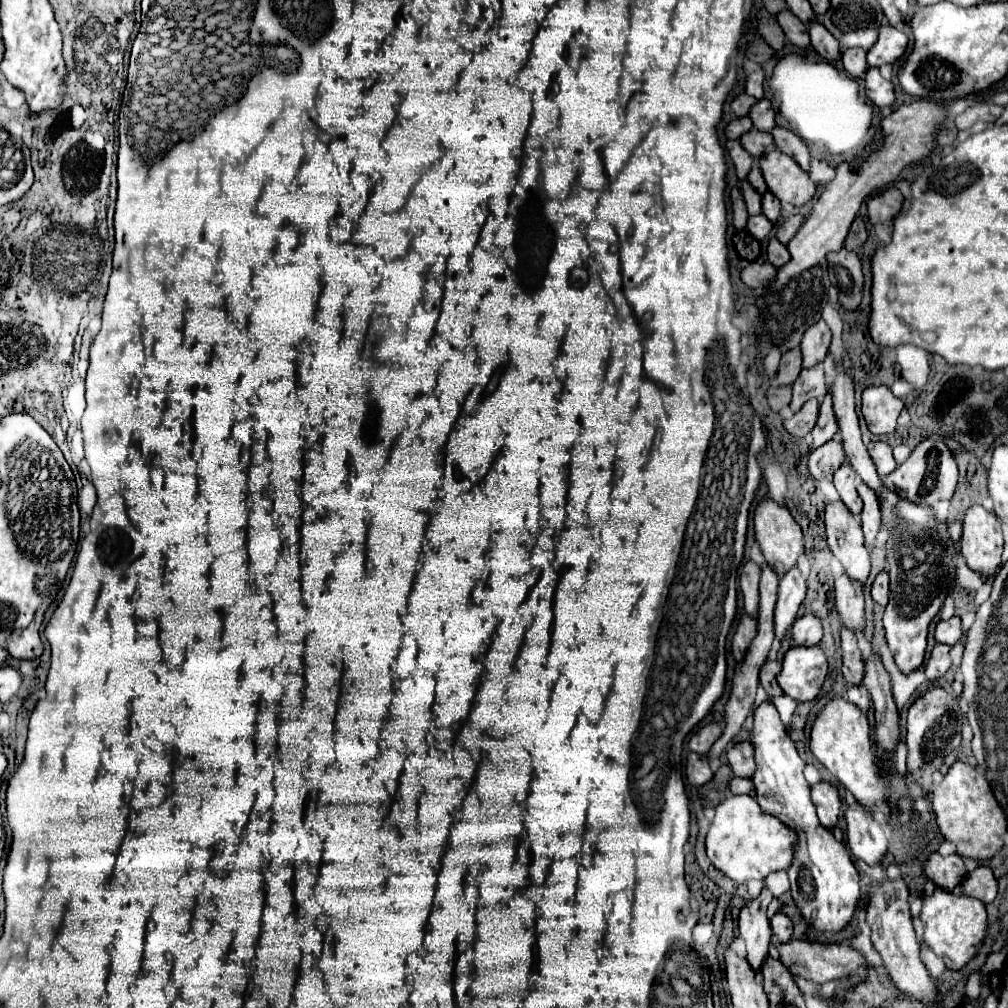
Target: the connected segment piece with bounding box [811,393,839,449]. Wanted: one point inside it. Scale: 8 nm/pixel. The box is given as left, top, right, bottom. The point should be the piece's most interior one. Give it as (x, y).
(826, 427)

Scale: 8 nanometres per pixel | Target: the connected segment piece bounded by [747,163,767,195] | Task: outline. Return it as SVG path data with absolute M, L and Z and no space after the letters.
M755 163L753 165L753 169L751 169L751 173L749 173L749 183L763 195L765 191L767 191L767 183L765 183L765 179L763 179L763 173L761 173L761 169L759 169L759 165Z

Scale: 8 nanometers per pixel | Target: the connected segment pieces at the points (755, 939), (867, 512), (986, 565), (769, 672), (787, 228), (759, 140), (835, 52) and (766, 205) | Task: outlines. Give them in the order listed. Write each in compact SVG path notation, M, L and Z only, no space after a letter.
M765 887L761 895L749 901L739 915L739 933L747 945L747 961L759 973L765 959L769 957L771 945L771 927L767 917L767 905L771 903L773 895Z
M865 483L859 485L859 495L863 499L861 527L863 527L863 535L865 535L865 545L869 547L877 537L879 523L881 523L881 513L879 513L877 497L873 497L873 491L869 491L869 487L865 487Z
M973 505L965 513L961 553L971 569L995 577L1001 565L1003 531L999 519L981 505Z
M767 661L765 667L761 669L761 675L759 675L761 685L763 685L763 689L767 691L767 695L769 695L771 699L783 695L783 689L781 689L779 683L777 683L777 675L779 675L779 671L781 671L781 663Z
M793 215L793 217L789 217L785 223L781 223L781 225L777 227L775 237L787 245L789 239L795 237L795 233L799 231L799 227L801 227L803 223L805 223L805 217L803 217L803 215Z
M751 129L749 133L745 133L739 141L745 147L745 151L749 151L755 159L761 159L773 147L773 135L757 129Z
M809 23L809 35L811 35L811 45L813 49L827 61L837 61L841 59L841 47L837 39L821 25L821 23Z
M767 191L767 193L763 195L763 215L765 215L769 221L773 221L773 223L779 221L781 203L779 203L779 199L777 199L771 191Z

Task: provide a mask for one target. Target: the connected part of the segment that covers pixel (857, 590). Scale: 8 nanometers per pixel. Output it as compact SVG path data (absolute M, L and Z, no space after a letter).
M847 575L835 579L835 607L839 609L841 621L851 631L865 633L865 599L863 585L853 583Z

